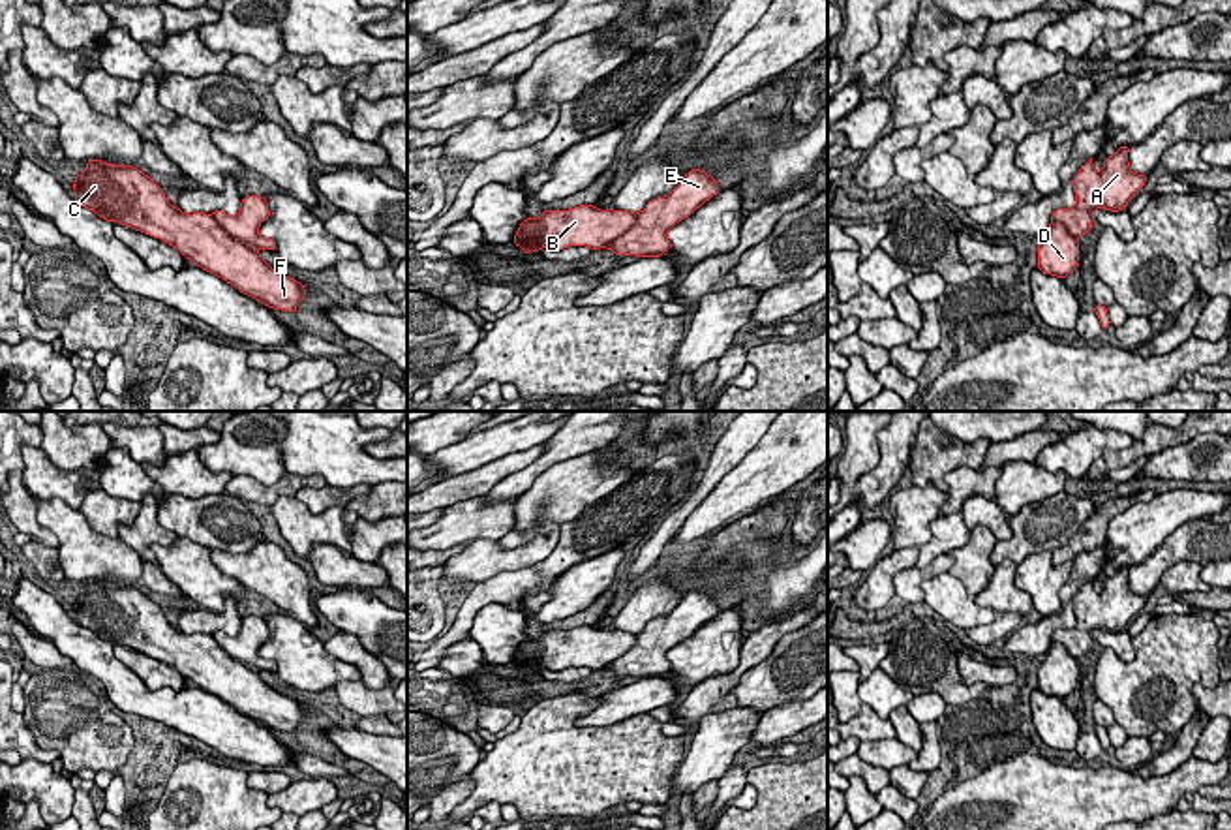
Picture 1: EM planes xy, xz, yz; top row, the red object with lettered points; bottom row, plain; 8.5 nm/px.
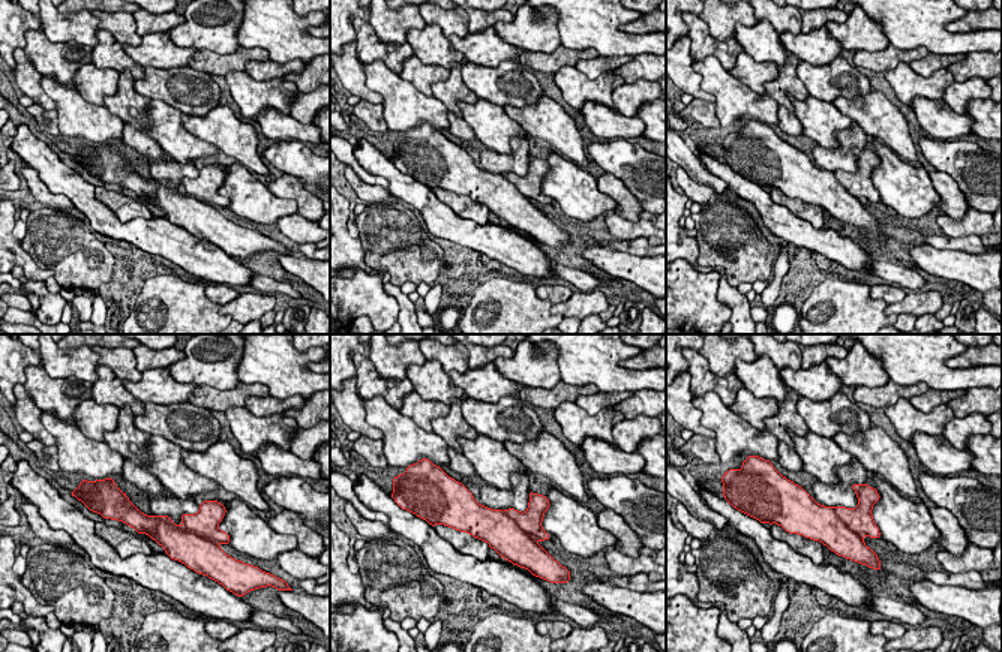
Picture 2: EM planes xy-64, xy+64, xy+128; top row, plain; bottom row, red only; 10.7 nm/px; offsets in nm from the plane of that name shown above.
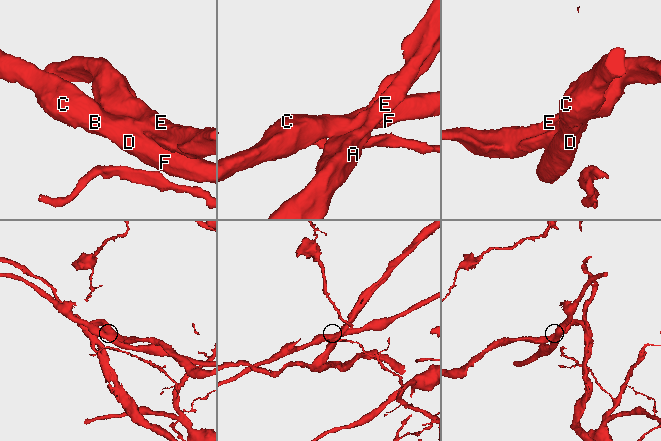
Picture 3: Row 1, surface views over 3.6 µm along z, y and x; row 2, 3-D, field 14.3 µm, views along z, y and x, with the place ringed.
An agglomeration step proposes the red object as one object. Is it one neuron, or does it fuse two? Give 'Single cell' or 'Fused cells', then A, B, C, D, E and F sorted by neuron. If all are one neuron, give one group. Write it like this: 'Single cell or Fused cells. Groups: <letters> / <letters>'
Fused cells. Groups: A E / B C D F

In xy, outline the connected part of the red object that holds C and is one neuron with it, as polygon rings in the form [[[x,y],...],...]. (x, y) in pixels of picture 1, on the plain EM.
[[[88,580],[86,590],[75,597],[75,622],[107,642],[128,646],[175,667],[186,680],[193,680],[203,691],[225,700],[240,714],[263,723],[268,729],[295,732],[306,717],[306,710],[295,699],[272,689],[255,669],[227,655],[212,635],[186,635],[175,629],[163,610],[143,592],[128,586],[111,586],[101,580]]]

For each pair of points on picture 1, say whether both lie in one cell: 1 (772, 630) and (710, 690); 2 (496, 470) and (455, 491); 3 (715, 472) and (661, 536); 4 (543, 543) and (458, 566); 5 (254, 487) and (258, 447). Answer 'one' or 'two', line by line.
1: one
2: one
3: one
4: one
5: two

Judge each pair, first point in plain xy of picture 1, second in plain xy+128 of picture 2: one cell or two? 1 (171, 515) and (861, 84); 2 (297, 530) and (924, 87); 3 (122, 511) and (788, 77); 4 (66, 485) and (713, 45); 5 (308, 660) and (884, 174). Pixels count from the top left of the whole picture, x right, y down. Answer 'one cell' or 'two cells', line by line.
1: one cell
2: one cell
3: two cells
4: one cell
5: one cell

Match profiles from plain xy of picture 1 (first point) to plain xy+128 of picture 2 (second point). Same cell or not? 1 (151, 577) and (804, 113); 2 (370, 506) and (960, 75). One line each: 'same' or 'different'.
1: different
2: same

